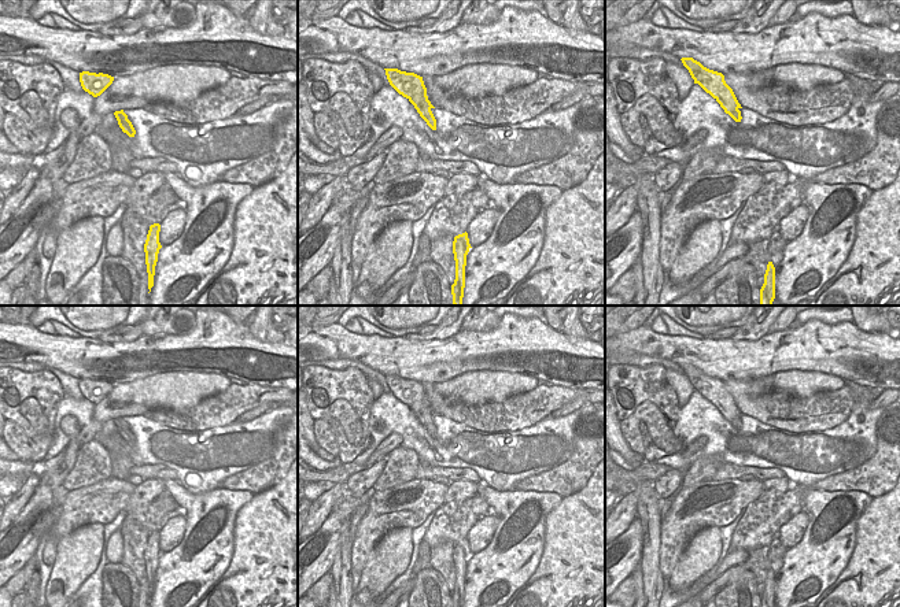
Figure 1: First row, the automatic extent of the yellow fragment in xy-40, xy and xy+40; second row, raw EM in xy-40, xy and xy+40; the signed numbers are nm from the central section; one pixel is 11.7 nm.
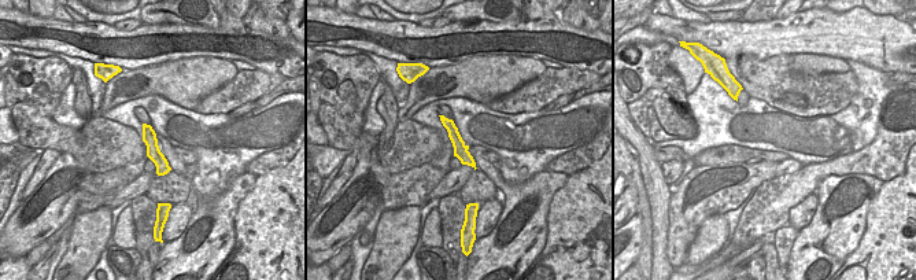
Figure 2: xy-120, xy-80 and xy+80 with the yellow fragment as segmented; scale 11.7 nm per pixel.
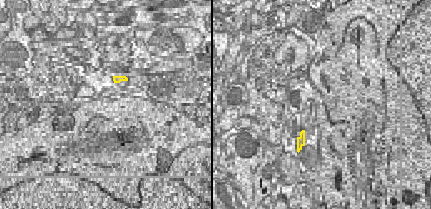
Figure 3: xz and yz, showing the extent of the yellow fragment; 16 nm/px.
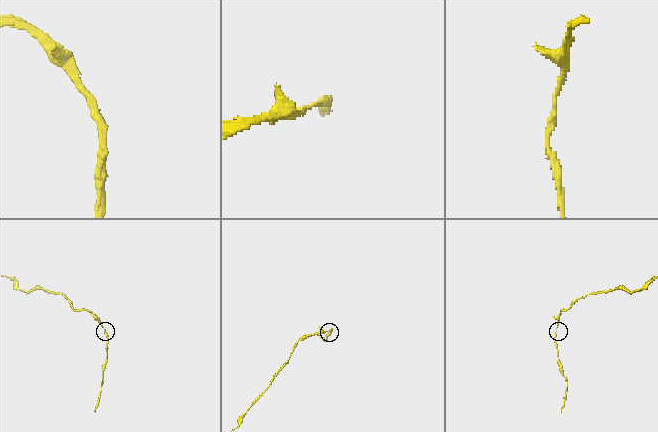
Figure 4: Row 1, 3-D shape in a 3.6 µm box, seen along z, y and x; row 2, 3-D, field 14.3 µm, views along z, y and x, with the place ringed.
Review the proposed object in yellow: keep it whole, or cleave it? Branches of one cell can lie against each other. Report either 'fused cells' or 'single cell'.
fused cells

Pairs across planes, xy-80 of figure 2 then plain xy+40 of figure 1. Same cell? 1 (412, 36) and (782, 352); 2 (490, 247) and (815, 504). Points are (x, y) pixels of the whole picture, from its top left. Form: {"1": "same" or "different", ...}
{"1": "same", "2": "same"}

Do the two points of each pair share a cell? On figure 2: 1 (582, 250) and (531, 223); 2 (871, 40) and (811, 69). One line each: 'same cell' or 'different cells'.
1: different cells
2: different cells

